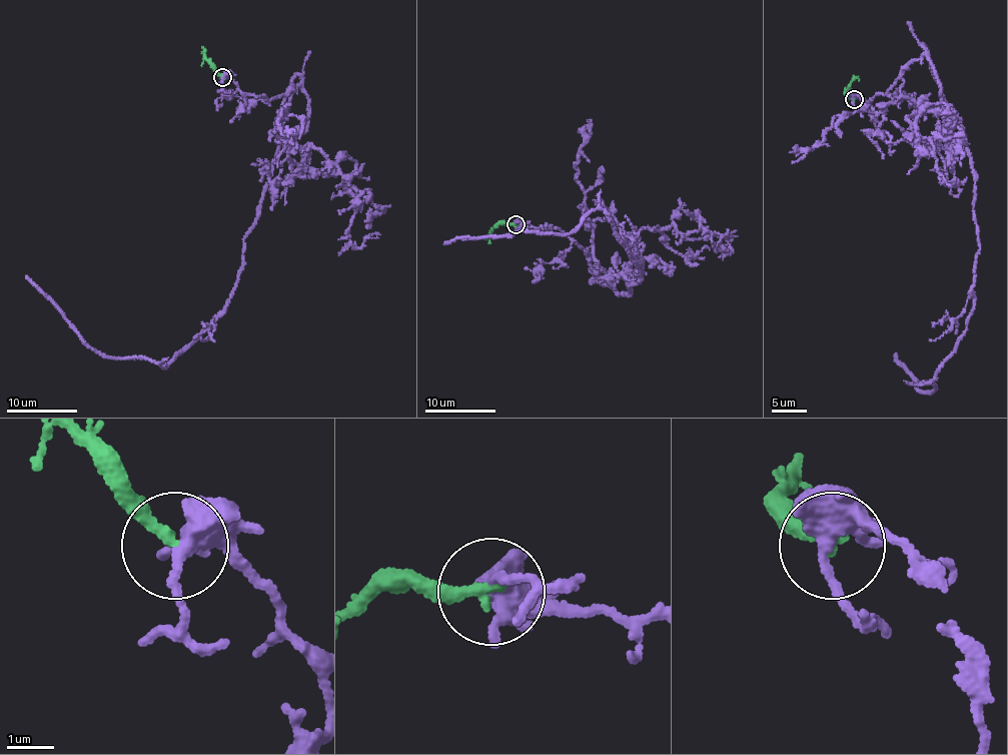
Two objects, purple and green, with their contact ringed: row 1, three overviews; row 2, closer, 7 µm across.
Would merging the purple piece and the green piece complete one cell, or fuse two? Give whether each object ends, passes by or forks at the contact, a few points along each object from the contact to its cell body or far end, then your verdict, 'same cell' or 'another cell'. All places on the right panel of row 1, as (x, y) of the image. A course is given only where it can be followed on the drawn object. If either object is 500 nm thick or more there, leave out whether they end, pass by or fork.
purple forks | green ends | purple via (854, 98), (887, 91), (923, 44), (973, 169), (980, 248), (956, 350), (926, 394), (895, 353) | green via (854, 99), (847, 89), (856, 78), (858, 81) | another cell

